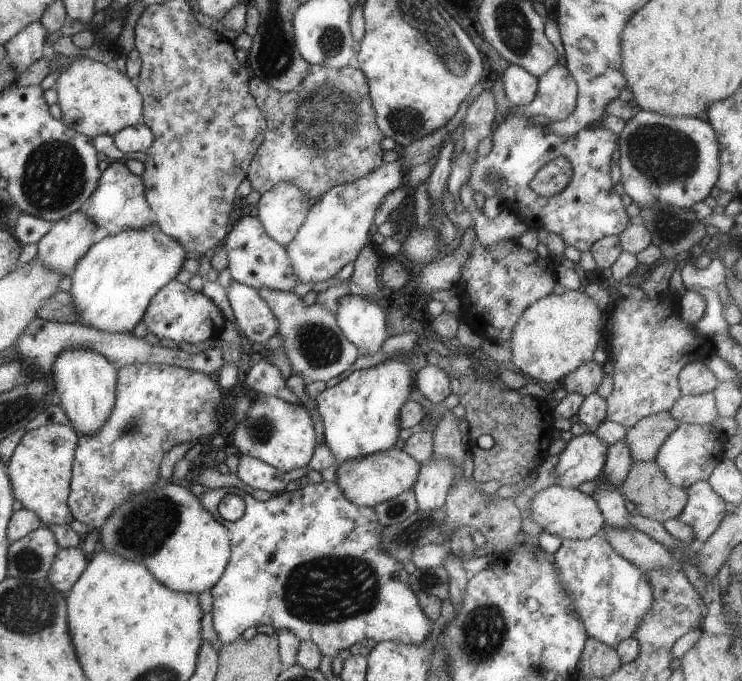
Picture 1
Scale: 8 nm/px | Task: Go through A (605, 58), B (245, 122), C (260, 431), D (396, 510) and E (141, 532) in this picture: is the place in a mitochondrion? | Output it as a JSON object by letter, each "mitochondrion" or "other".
{"A":"other","B":"other","C":"mitochondrion","D":"mitochondrion","E":"mitochondrion"}

